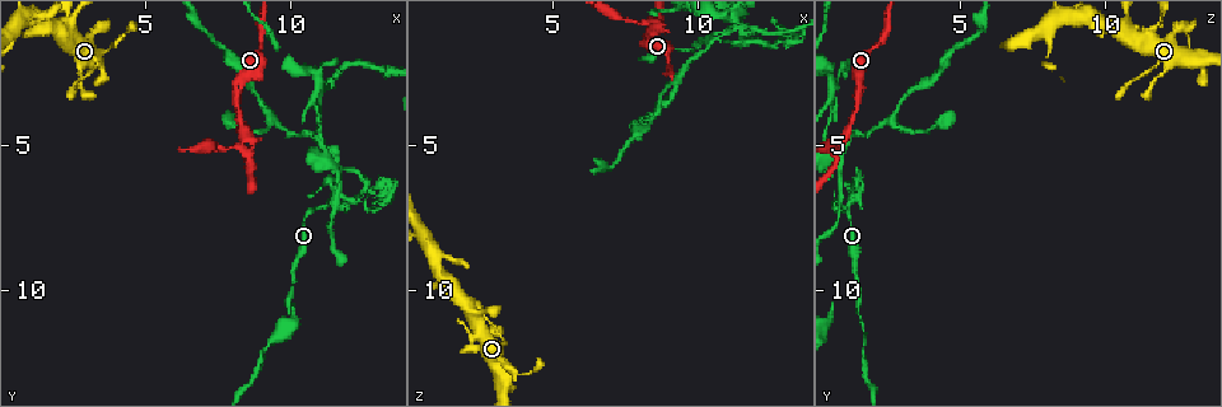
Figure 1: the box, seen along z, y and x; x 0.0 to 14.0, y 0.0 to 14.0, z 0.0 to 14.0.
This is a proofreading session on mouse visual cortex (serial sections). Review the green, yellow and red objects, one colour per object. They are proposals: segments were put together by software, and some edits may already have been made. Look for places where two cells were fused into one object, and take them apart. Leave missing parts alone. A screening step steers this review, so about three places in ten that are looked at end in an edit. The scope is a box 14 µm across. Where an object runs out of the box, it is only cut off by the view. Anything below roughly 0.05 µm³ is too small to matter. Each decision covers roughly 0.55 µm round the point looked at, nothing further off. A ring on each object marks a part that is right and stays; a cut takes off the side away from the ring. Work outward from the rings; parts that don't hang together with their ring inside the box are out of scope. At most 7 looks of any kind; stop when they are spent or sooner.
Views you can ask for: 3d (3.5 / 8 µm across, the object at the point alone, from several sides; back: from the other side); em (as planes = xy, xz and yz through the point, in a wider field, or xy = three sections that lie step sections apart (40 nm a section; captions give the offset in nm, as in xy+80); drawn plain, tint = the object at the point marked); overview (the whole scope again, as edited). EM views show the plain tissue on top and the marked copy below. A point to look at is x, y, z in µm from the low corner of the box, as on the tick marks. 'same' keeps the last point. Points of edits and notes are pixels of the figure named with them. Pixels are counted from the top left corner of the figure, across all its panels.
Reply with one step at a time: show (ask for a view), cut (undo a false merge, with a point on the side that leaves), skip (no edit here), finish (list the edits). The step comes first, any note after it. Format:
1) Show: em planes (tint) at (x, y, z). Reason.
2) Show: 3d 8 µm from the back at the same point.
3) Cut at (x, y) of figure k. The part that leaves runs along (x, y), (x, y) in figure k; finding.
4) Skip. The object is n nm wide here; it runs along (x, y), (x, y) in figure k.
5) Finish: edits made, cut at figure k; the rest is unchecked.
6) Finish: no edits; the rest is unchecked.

Show: 3d 3.5 µm at (2.7, 2.8, 11.8). Abrupt turn.

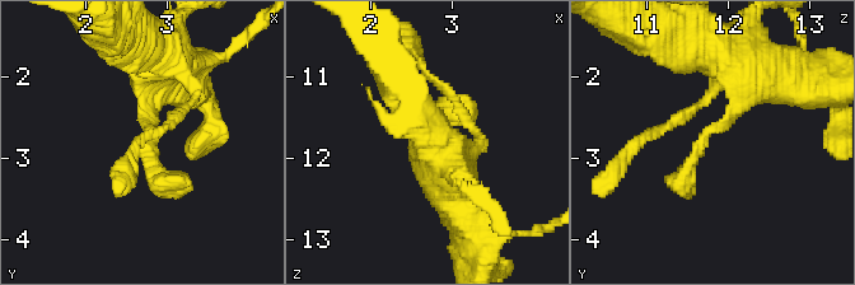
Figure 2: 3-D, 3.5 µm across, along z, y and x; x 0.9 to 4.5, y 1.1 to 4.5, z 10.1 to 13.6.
Show: em planes (tint) at (2.80, 2.75, 11.70). Now the EM.

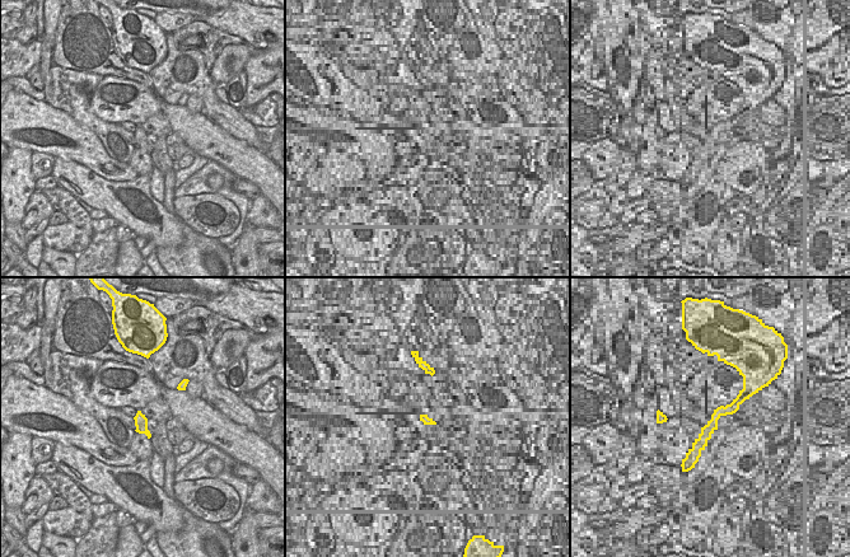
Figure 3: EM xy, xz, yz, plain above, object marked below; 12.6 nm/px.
Skip. It runs along (730, 56), (743, 99), (704, 139), (681, 190) in figure 2; one cell here.

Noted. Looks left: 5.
Show: 3d 8 µm at (8.3, 4.9, 1.0). Three-way junction.

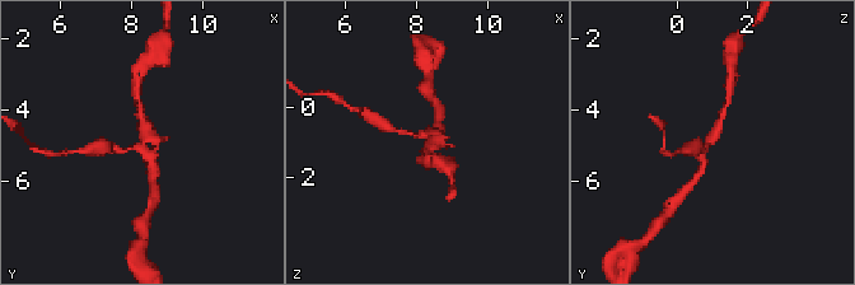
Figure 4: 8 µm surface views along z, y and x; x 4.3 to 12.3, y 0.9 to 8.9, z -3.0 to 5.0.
Show: 3d 3.5 µm at (8.4, 4.9, 1.0).

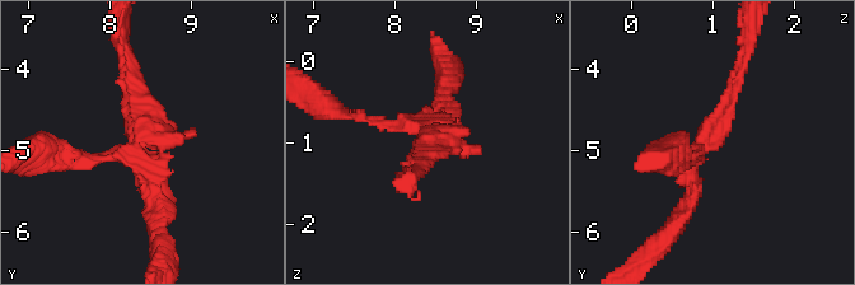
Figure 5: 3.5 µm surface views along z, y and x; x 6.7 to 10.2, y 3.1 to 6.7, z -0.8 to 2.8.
Cut at (82, 159) of figure 5. The part that leaves runs along (125, 152), (34, 152) in figure 5; a second cell is stuck on.

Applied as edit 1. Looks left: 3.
Finish: edits made, cut at figure 5; the rest is unchecked.

